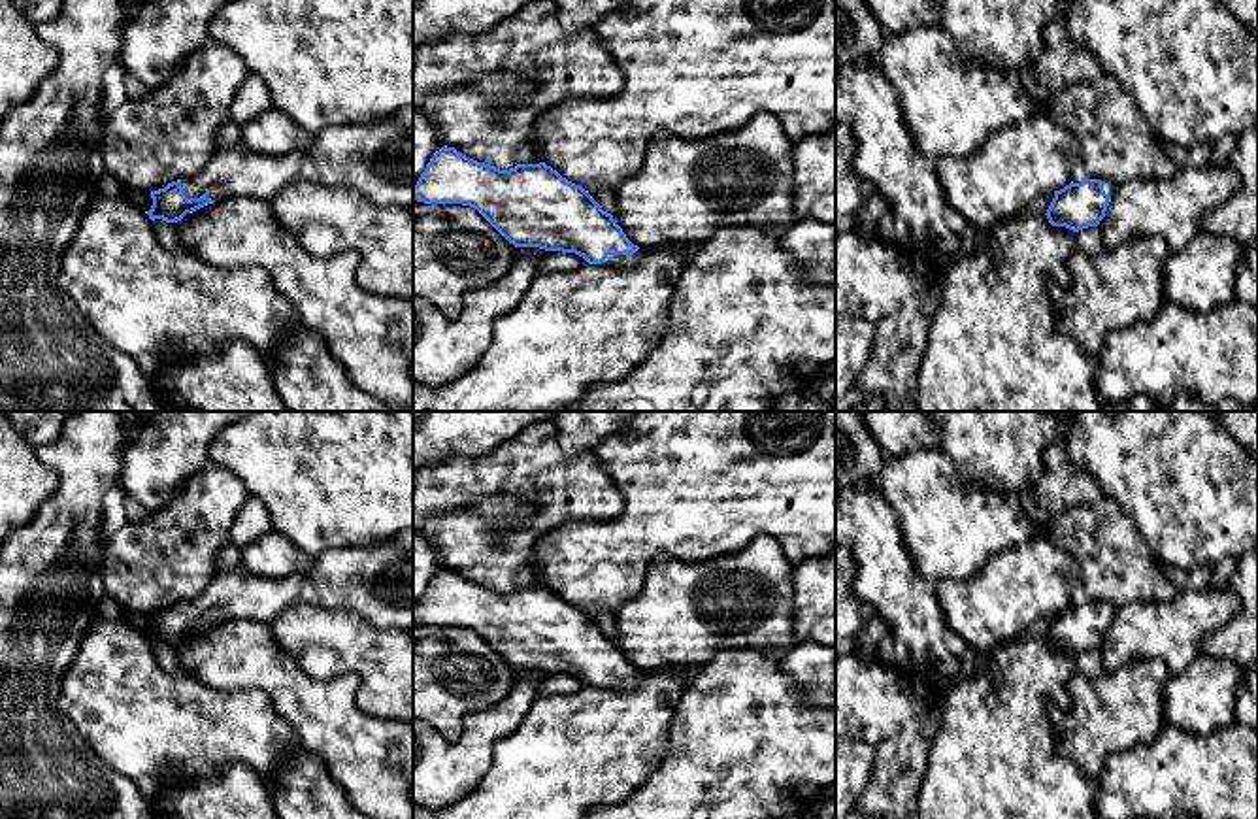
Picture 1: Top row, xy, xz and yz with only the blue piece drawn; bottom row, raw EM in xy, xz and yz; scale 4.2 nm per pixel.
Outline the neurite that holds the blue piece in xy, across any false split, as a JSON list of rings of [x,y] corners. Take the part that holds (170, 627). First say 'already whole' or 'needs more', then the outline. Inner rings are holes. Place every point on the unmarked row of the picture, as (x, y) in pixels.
needs more | [[[413,528],[375,543],[330,549],[321,553],[304,572],[294,572],[281,579],[251,574],[238,564],[215,574],[209,587],[196,598],[168,606],[164,611],[151,613],[151,644],[162,642],[177,645],[207,627],[224,619],[255,619],[272,623],[289,604],[307,600],[323,608],[345,608],[366,619],[375,628],[413,630]]]

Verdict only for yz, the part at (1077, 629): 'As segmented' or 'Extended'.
Extended

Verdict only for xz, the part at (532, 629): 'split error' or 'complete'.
split error

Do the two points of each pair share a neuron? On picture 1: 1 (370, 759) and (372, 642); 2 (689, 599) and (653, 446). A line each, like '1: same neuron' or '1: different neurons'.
1: different neurons
2: different neurons

